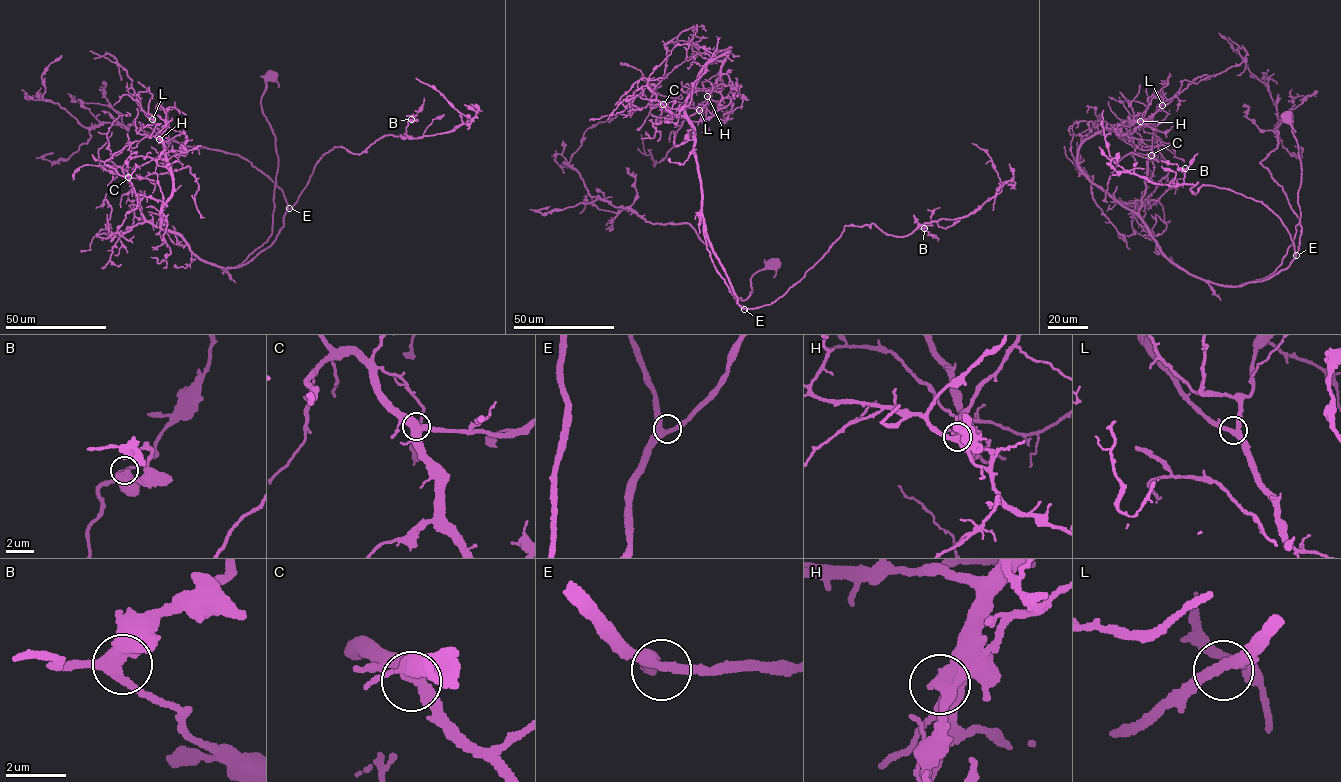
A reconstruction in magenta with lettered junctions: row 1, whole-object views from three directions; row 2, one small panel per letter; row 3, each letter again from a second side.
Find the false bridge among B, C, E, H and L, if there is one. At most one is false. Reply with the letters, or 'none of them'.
H

